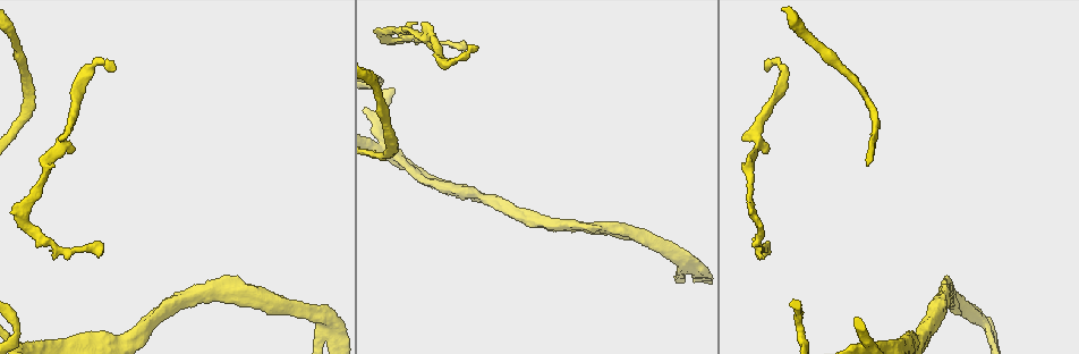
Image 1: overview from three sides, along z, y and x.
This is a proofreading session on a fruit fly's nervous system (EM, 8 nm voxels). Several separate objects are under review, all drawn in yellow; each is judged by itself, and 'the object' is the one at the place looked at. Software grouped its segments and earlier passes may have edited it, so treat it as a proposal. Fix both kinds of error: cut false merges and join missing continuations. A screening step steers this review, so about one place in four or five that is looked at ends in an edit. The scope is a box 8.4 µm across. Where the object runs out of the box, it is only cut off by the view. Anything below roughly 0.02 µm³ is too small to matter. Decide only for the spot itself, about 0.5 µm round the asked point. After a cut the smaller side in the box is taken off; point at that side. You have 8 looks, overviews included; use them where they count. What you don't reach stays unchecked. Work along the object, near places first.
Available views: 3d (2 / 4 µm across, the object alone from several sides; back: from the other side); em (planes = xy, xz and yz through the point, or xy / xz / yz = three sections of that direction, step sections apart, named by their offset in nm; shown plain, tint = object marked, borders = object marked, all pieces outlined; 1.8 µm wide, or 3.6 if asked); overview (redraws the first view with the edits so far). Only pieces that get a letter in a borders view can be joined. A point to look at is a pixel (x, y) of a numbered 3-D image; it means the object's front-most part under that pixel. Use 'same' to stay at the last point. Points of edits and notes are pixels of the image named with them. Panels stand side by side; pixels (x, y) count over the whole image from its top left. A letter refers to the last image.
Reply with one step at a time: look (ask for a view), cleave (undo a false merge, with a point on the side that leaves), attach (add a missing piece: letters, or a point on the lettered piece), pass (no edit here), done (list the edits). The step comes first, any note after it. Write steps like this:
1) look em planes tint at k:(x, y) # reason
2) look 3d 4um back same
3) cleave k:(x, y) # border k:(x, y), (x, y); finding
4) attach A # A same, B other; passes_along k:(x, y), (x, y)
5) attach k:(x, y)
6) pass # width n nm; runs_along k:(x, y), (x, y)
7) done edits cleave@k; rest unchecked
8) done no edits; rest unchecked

look em 3.6um planes borders at 1:(61, 136) # branch stops here

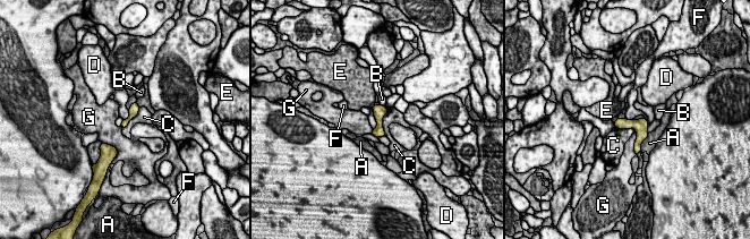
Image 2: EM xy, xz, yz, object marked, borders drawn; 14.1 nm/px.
pass # A other, B other, C other, D other, E other, F other, G other; border 2:(129, 110), (129, 116), (124, 120); none of them fits

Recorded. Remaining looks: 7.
look em planes tint at 1:(867, 344) # sharp bend

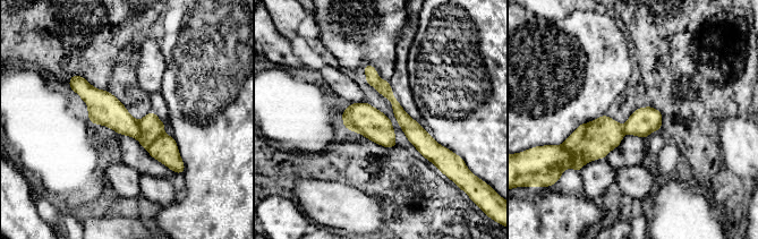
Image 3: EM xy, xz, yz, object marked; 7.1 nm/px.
look em planes borders same

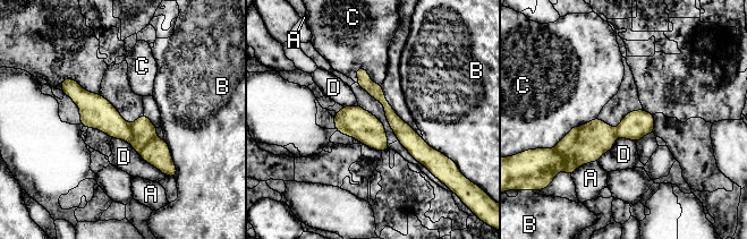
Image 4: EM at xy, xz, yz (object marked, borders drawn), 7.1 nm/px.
pass # A other, B other, C other, D other; runs_along 4:(65, 83), (170, 165); continuous, no second neuron

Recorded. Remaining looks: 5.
look 3d 2um at 1:(687, 261) # arms run side by side

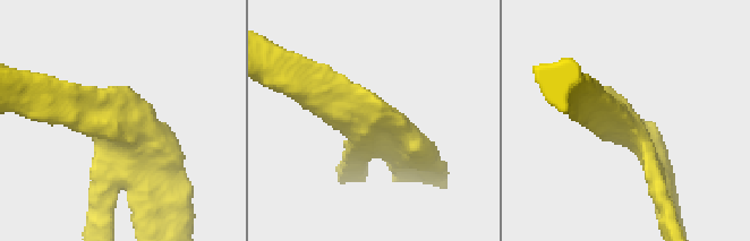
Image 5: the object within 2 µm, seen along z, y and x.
look em planes tint at 5:(621, 123) # arms 3; arm_widths 160, 190, 260 nm; shape alone is not enough

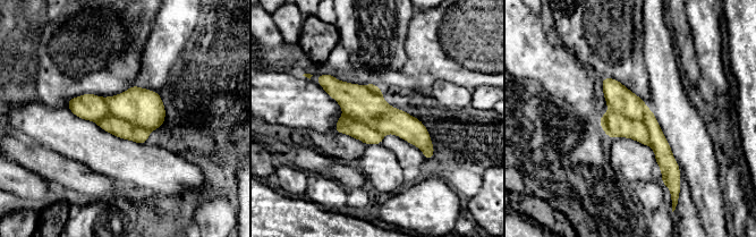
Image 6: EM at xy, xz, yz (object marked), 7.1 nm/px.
look em planes borders same

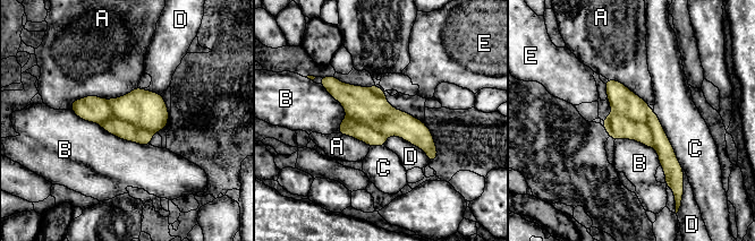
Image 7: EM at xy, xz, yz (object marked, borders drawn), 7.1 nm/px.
pass # A other, B other, C other, D other, E other; runs_along 7:(325, 83), (432, 157); one neuron here

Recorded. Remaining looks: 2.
done no edits; rest unchecked

